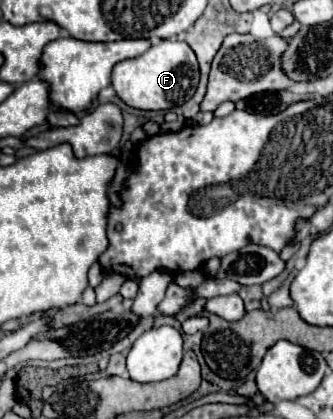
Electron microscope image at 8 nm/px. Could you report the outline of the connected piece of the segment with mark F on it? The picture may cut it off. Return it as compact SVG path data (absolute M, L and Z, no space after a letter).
M163 39L135 59L125 59L113 67L113 87L119 99L143 111L169 111L187 103L199 83L199 63L185 41Z

